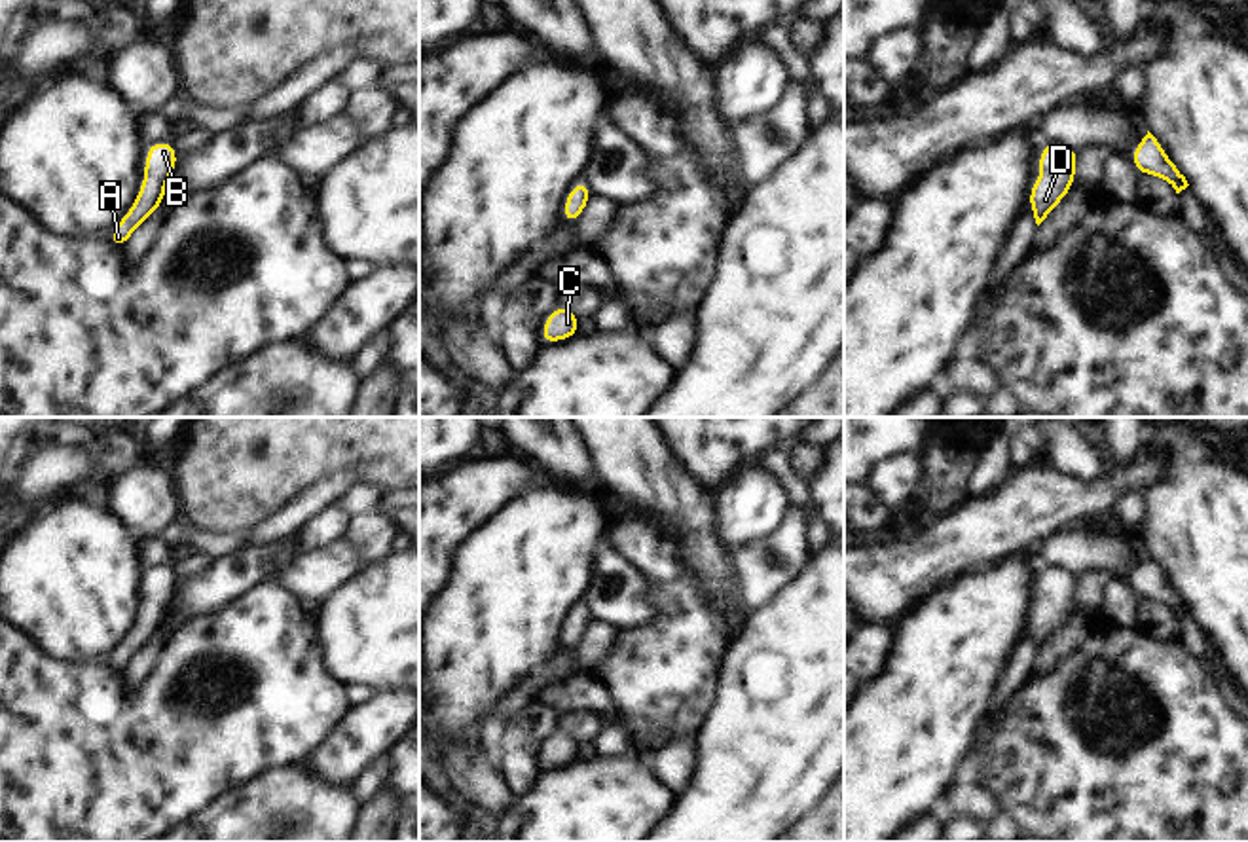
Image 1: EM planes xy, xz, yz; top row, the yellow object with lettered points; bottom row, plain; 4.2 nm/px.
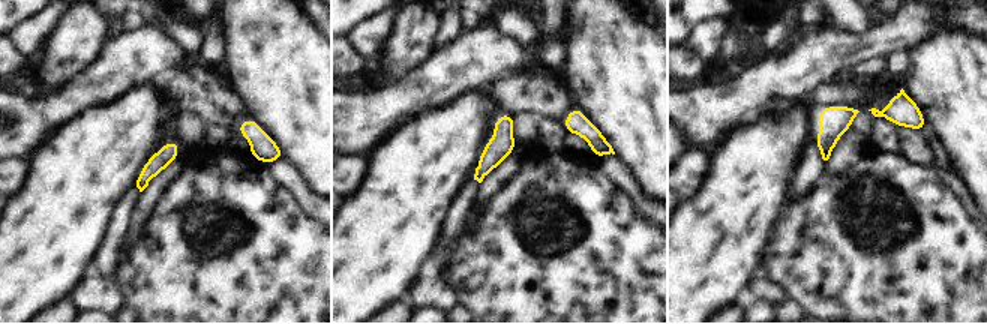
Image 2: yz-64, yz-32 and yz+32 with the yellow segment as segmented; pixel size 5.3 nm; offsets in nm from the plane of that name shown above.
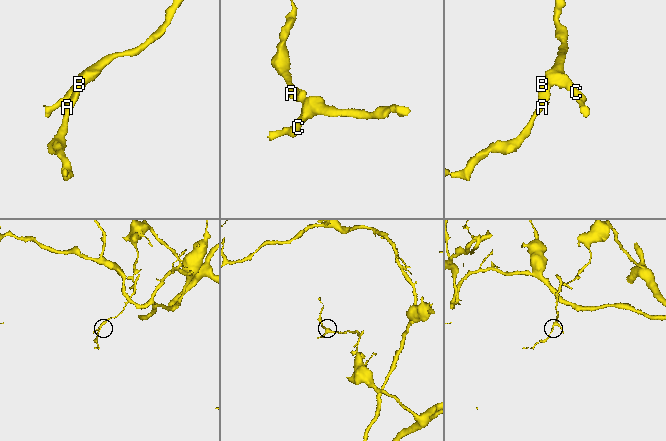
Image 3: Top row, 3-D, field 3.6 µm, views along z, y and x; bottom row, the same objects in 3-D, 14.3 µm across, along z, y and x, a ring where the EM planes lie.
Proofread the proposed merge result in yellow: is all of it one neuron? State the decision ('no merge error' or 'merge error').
no merge error

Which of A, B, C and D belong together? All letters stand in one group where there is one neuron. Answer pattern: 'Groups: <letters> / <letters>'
Groups: A B C D

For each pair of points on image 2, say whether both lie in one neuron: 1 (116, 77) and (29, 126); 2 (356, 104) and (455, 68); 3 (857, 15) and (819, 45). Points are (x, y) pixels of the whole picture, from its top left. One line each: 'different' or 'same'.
1: same
2: same
3: different

